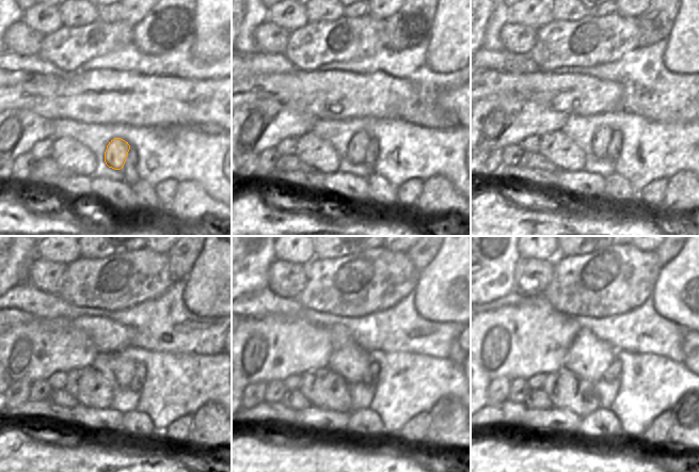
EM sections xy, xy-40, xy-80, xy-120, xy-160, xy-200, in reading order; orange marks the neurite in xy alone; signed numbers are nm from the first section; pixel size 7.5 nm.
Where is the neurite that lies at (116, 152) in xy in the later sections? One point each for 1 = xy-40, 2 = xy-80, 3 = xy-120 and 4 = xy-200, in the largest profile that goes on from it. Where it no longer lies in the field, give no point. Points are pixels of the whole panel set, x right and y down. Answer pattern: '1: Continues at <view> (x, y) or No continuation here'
1: Continues at xy-40 (358, 146)
2: Continues at xy-80 (600, 141)
3: Continues at xy-120 (124, 370)
4: Continues at xy-200 (588, 357).

